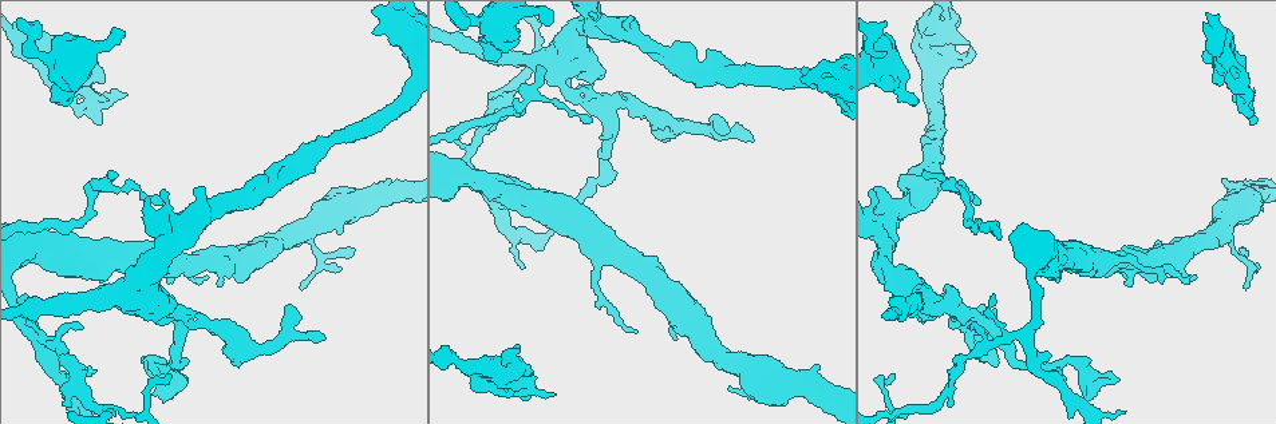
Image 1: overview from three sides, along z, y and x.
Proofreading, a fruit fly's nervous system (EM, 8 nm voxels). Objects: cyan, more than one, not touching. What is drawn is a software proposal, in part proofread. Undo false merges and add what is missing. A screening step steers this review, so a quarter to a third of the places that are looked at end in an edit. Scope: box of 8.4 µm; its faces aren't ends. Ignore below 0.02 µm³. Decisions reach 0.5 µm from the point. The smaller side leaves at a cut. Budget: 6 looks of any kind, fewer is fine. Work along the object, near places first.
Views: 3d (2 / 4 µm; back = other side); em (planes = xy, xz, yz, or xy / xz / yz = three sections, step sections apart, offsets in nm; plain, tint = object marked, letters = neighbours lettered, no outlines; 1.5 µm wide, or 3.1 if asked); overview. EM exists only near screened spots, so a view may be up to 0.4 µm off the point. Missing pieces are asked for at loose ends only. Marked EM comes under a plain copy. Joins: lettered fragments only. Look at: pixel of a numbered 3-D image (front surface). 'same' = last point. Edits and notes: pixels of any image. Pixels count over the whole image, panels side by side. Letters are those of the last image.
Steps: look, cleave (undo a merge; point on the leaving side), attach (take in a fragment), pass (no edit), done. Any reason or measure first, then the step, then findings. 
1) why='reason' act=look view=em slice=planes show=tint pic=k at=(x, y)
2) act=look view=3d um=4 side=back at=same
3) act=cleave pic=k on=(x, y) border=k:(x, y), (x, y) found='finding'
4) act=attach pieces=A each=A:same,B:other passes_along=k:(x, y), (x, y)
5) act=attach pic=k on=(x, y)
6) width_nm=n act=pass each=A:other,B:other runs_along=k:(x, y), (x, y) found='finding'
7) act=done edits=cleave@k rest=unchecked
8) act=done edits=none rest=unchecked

why='free end' act=look view=em slice=planes show=letters pic=1 at=(554, 393)

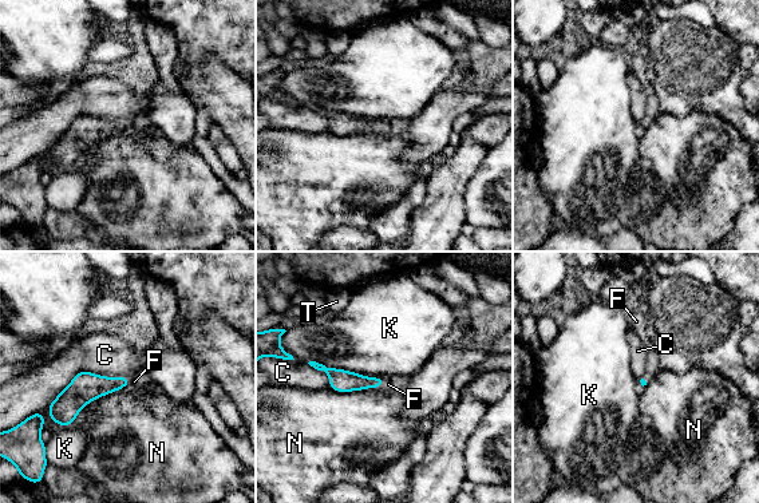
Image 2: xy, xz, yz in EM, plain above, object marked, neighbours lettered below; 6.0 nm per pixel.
act=attach pieces=F each=C:other,F:same,K:other,N:other,T:other passes_along=2:(340, 380), (382, 384), (388, 384) found='the neuron continues'

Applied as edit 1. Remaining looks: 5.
act=look view=overview

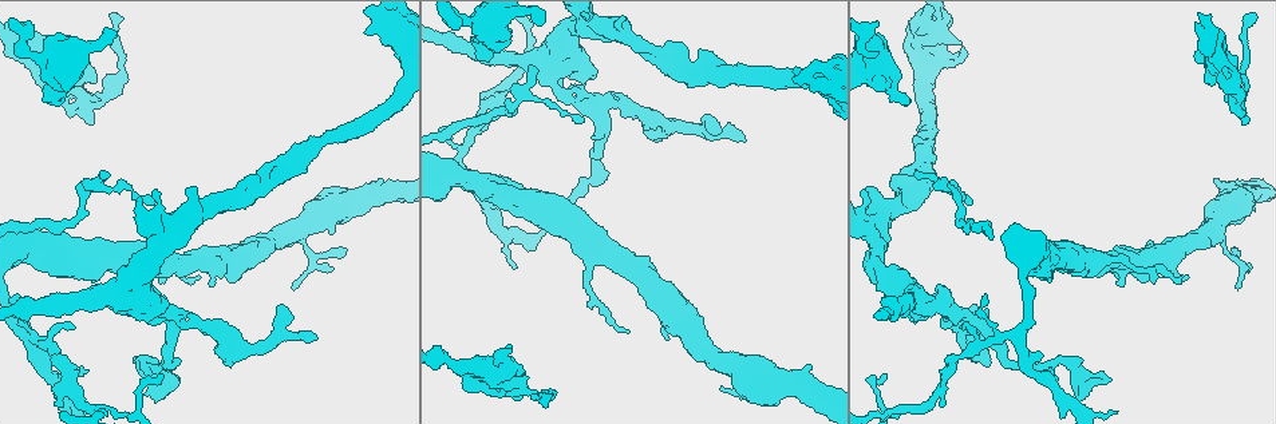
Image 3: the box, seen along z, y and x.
why='branch stops here' act=look view=3d um=4 side=back pic=3 at=(50, 104)

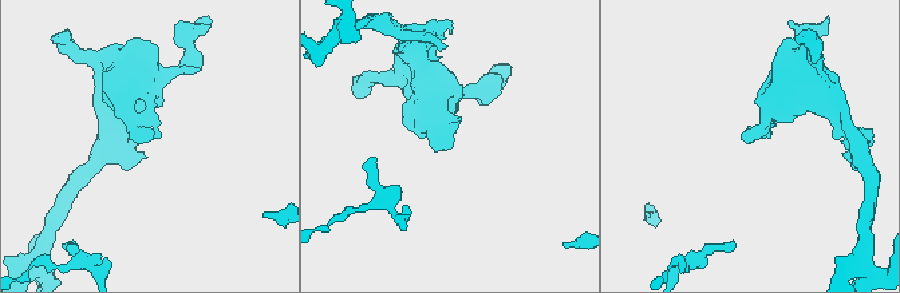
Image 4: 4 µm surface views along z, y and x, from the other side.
why='now the EM' act=look view=em slice=xy step=4 show=tint pic=4 at=(148, 141)

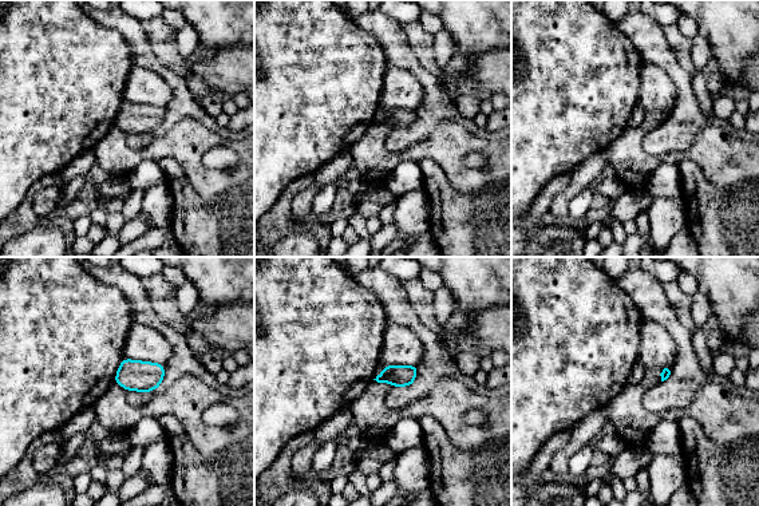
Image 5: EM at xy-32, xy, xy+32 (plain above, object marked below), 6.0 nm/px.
act=look view=em slice=planes show=letters at=same

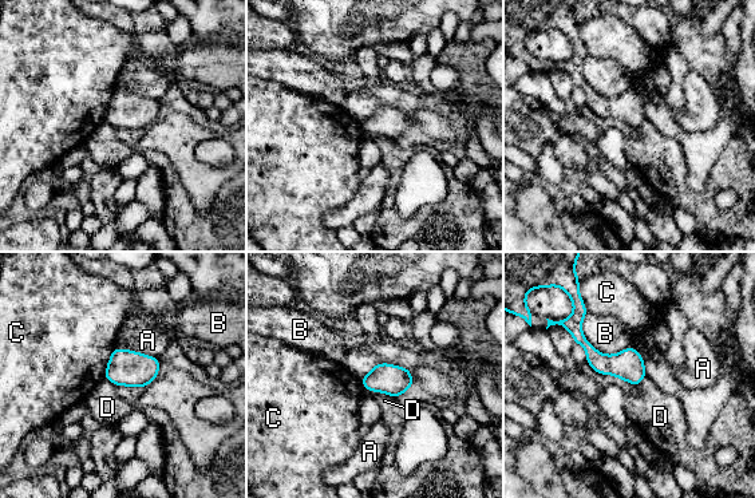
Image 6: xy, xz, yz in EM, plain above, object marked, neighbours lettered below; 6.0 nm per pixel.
width_nm=190 longest_contact=B:340nm act=pass each=A:other,B:other,C:other,D:other found='none of them fits'

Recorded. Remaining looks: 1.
act=look view=em slice=yz step=4 show=letters pic=3 at=(1079, 400)

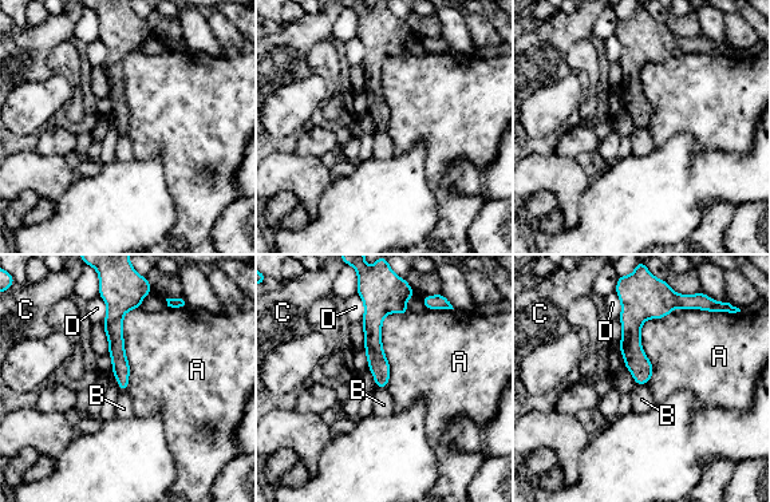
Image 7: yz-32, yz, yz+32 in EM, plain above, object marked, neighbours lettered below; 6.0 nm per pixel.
width_nm=110 act=pass each=A:other,B:other,C:other,D:other runs_along=7:(123, 303), (115, 312), (122, 387) found='none of them fits'

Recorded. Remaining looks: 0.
act=done edits=attach@2 rest=unchecked

